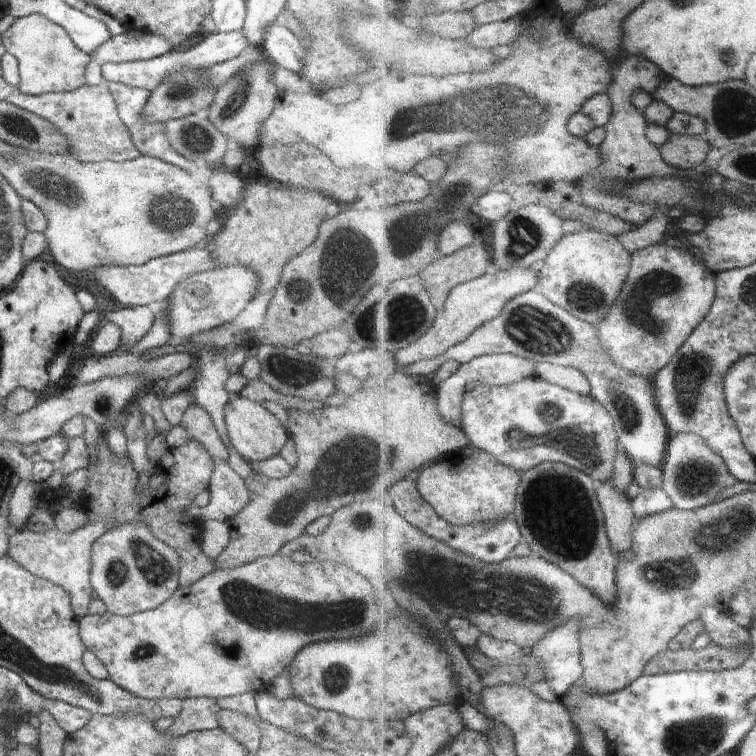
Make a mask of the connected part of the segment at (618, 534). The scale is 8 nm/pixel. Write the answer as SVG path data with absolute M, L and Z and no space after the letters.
M606 482L598 488L604 512L606 512L606 526L608 534L612 538L614 550L630 550L634 546L634 526L636 526L636 514L632 508L632 500L616 490L612 482Z

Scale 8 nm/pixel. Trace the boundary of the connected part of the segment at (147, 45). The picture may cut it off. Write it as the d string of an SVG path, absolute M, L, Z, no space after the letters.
M143 32L140 38L129 33L108 35L102 46L90 55L99 65L102 63L126 63L128 61L147 61L173 50L171 42L157 34Z

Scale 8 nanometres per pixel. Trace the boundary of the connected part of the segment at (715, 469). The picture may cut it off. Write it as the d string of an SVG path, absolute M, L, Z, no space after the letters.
M678 433L670 438L668 462L662 464L666 482L664 488L672 497L676 508L696 510L718 500L730 486L740 481L734 476L724 455L698 433Z

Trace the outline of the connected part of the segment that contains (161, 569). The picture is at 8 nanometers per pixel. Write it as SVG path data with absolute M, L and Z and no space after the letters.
M142 521L116 525L96 539L89 581L112 614L123 617L155 609L179 587L179 554L149 531Z

